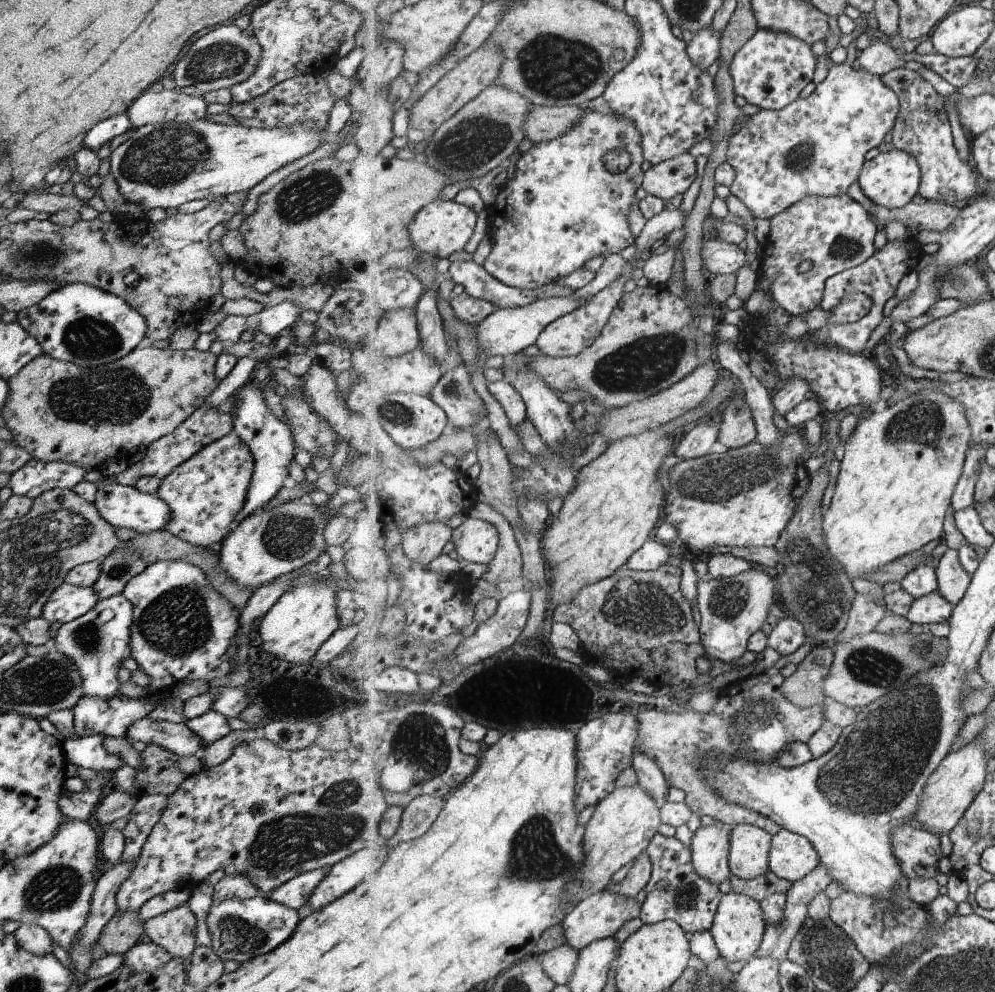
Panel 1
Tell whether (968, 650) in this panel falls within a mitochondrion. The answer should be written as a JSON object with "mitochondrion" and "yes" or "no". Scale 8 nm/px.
{"mitochondrion":"no"}

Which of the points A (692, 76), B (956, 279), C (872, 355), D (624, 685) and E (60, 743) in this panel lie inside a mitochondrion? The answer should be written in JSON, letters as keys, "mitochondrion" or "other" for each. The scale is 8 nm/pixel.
{"A":"other","B":"mitochondrion","C":"other","D":"other","E":"other"}

